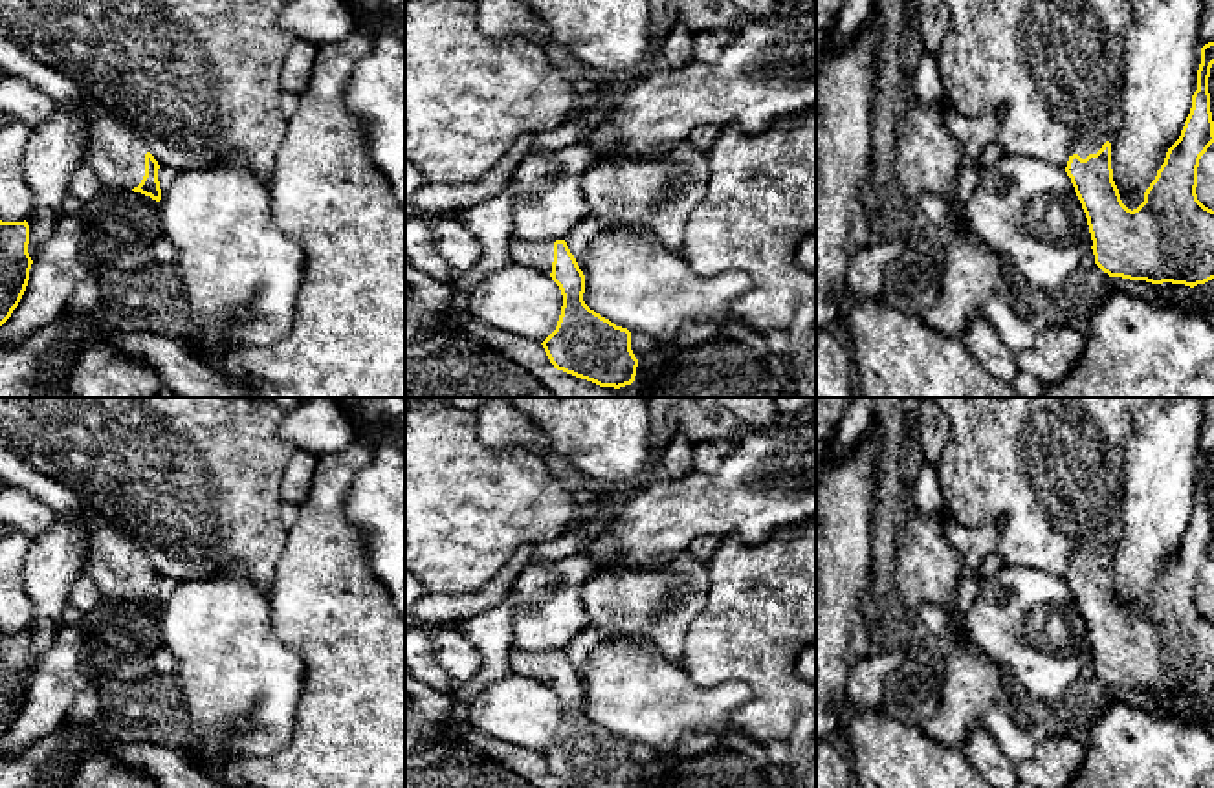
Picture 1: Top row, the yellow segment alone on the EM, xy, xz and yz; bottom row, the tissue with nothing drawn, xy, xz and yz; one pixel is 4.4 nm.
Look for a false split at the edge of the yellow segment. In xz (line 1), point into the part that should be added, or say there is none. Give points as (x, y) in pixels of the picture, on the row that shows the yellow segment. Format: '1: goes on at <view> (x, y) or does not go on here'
1: goes on at xz (538, 255)

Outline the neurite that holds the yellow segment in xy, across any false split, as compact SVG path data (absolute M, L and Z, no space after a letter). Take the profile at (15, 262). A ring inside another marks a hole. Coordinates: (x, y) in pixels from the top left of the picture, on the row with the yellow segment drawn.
M0 220L0 326L18 306L31 269L28 222Z

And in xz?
M513 235L508 249L513 264L550 275L561 290L557 326L541 343L554 368L600 387L631 385L638 367L631 350L631 332L585 304L585 275L567 242L530 242Z

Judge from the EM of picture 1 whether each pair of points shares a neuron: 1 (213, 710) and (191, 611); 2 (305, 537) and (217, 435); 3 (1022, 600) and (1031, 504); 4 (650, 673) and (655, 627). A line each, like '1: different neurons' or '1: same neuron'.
1: same neuron
2: different neurons
3: different neurons
4: different neurons

